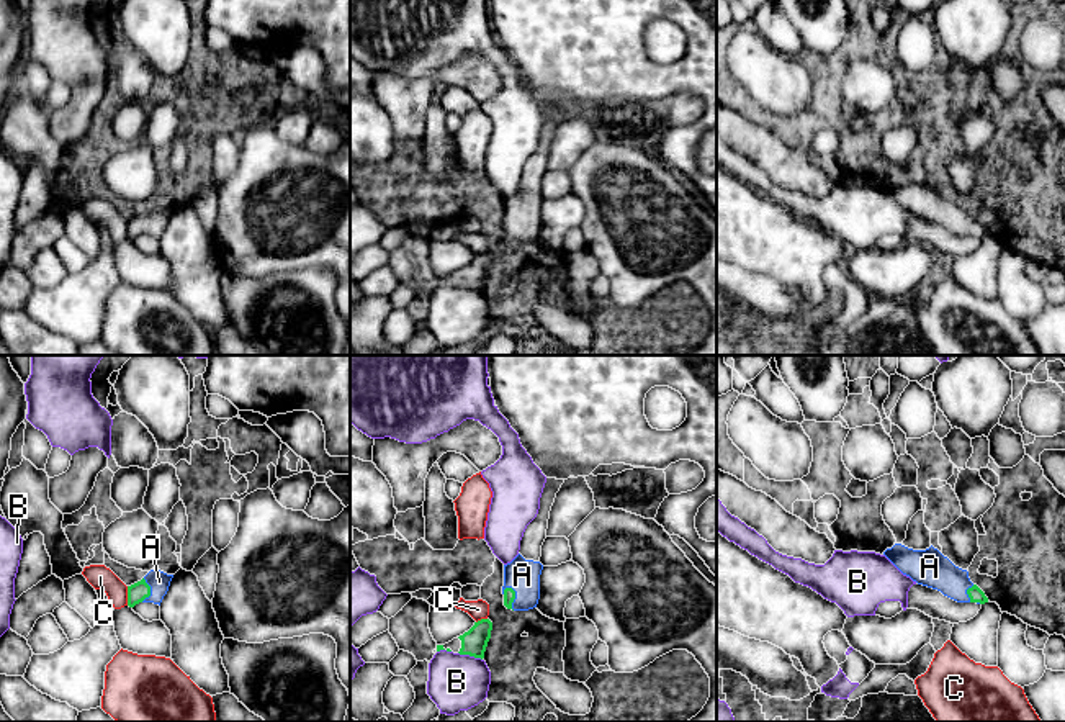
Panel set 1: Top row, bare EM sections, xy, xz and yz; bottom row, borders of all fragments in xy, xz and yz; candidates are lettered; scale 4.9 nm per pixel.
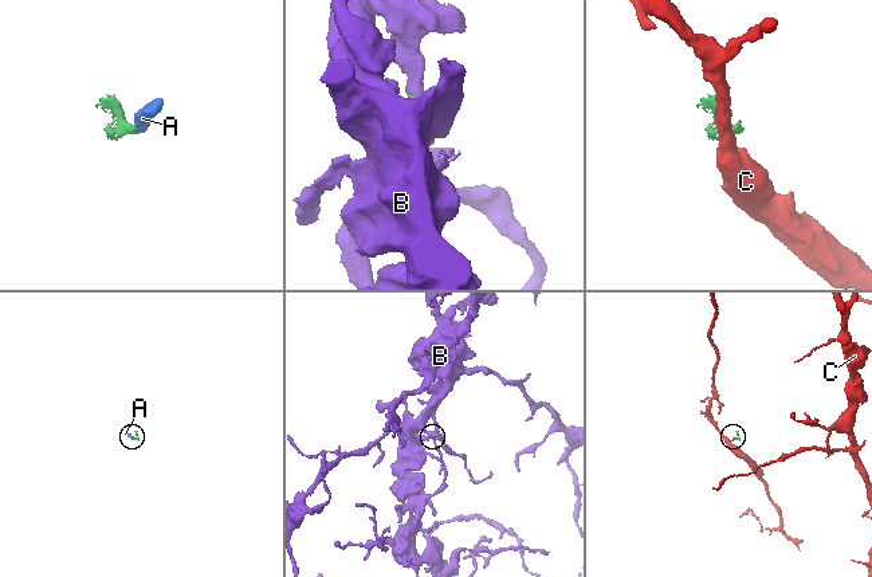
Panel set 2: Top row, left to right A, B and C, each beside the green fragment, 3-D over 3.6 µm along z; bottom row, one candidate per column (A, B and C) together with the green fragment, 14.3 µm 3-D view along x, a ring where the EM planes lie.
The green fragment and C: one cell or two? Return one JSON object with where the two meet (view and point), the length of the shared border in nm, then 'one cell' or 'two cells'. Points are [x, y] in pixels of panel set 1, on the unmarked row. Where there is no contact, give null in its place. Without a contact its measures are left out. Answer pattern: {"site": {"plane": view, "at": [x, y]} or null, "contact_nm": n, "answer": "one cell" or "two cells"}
{"site": {"plane": "xy", "at": [128, 230]}, "contact_nm": 100, "answer": "two cells"}

